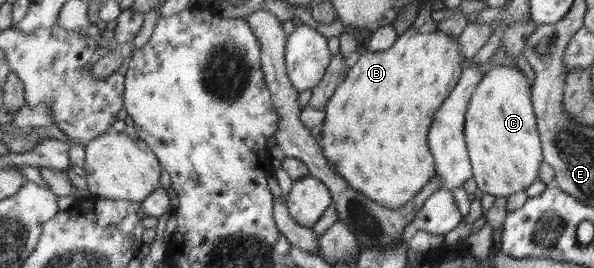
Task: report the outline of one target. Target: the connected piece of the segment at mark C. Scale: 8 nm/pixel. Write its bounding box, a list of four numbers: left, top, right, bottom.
[464,66,544,198]

